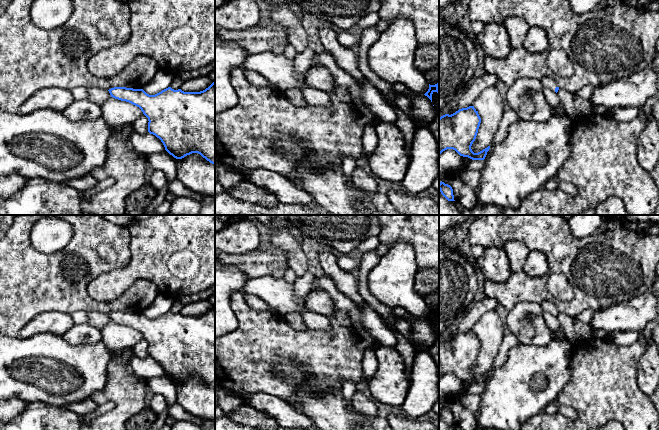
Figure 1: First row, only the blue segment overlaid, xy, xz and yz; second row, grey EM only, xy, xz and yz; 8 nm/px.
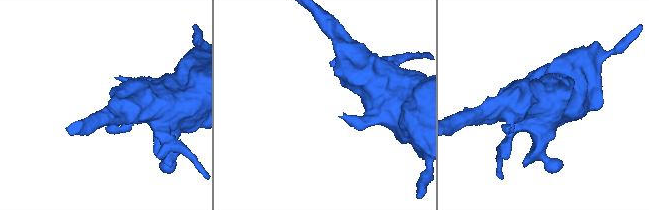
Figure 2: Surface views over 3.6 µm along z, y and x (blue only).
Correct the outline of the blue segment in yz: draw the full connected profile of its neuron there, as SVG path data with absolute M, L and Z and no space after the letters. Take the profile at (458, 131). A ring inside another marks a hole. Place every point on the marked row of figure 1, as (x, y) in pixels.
M474 106L462 108L439 118L439 154L447 149L472 160L484 160L490 146L478 153L471 149L476 139L481 118Z

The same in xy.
M215 82L200 92L184 92L168 87L155 95L147 94L143 89L114 87L108 90L111 97L129 102L141 109L148 118L148 132L163 143L165 150L176 159L182 159L192 153L198 153L207 161L215 164Z

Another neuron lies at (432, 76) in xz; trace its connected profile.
M439 64L435 68L425 72L424 76L430 85L437 84L439 82Z

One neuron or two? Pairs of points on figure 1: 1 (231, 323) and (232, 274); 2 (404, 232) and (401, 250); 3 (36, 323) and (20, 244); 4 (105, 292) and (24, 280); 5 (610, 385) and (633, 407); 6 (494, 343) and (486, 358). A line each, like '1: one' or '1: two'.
1: one
2: two
3: two
4: two
5: one
6: one

